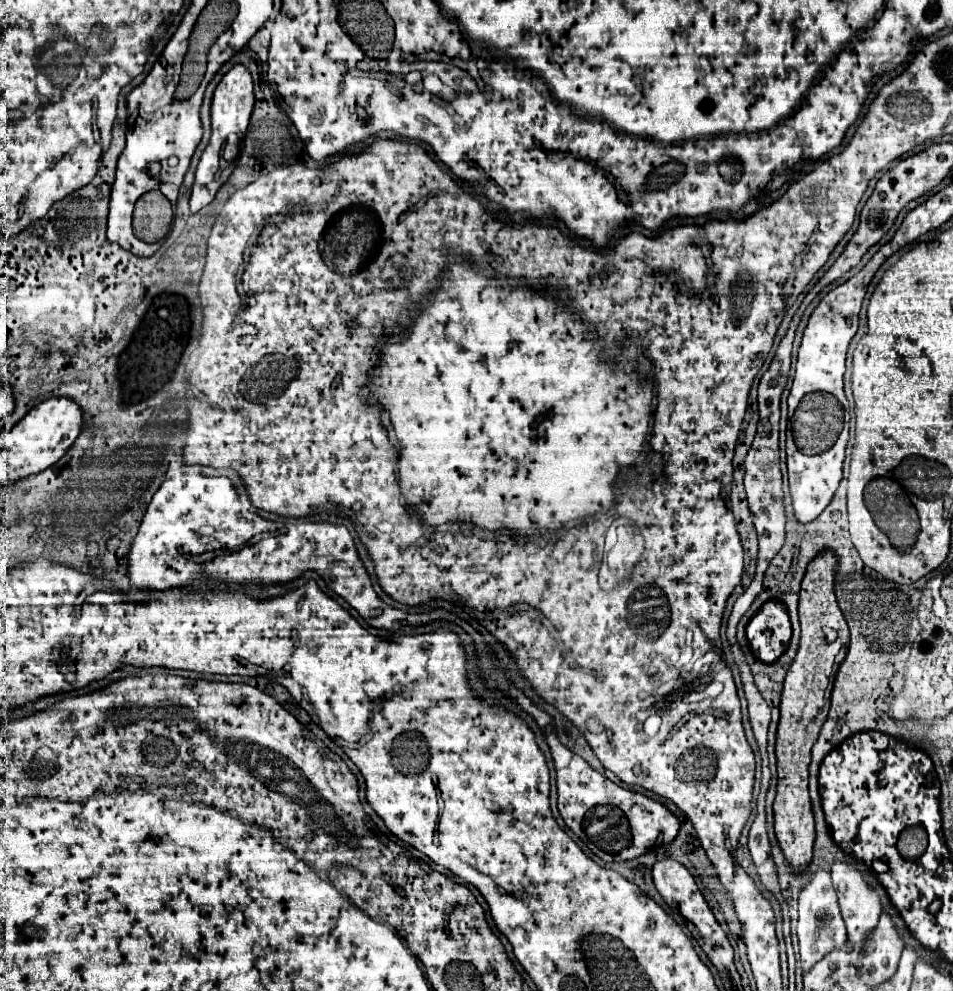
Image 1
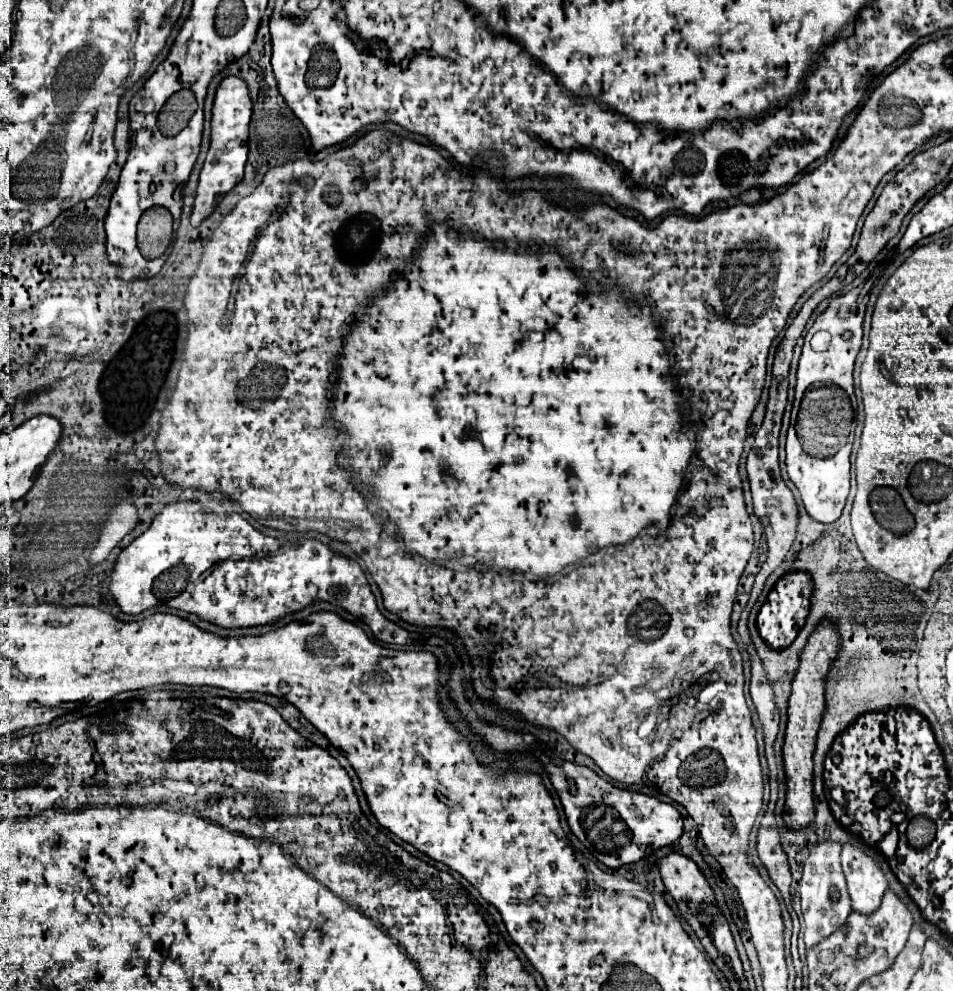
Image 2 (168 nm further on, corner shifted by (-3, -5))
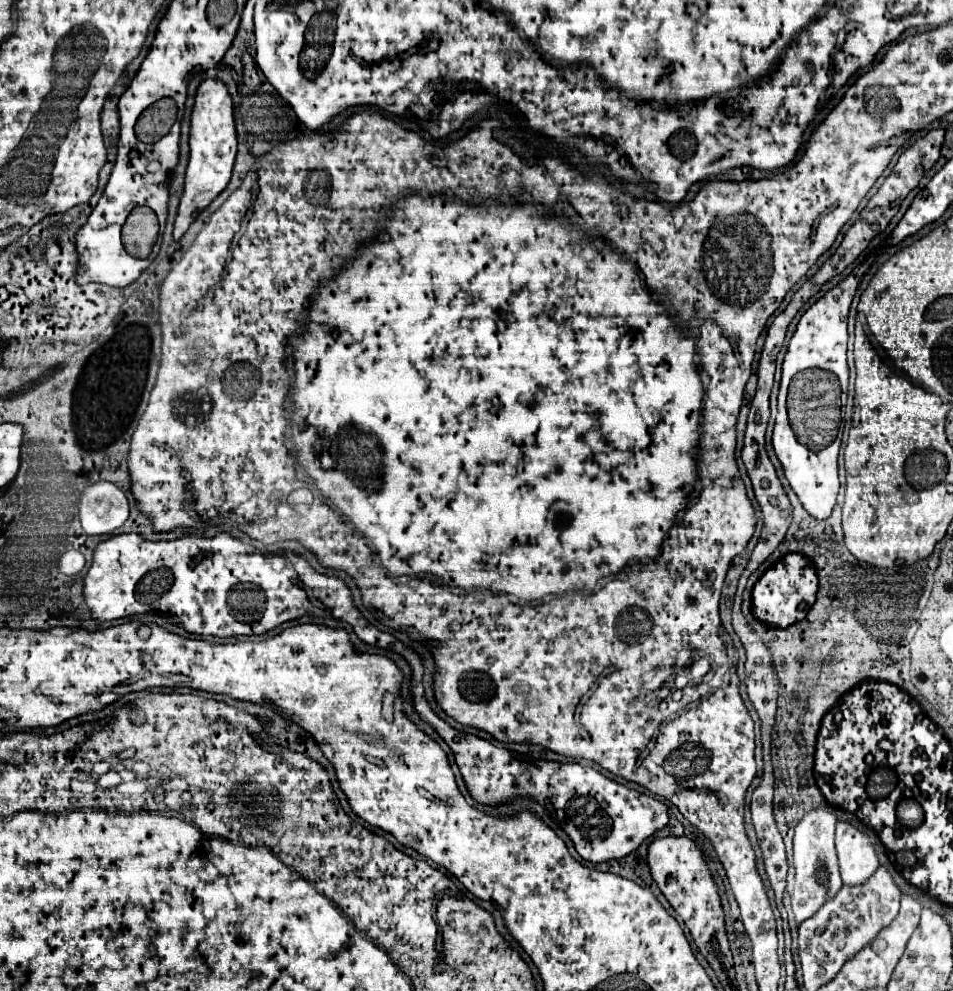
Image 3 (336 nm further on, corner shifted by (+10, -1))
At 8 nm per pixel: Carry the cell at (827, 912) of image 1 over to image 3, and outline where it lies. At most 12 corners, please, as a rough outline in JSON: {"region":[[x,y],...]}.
{"region":[[833,811],[807,813],[793,837],[791,907],[803,923],[843,887]]}

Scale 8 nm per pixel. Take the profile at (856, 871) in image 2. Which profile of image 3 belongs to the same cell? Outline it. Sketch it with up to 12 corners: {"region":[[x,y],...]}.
{"region":[[837,823],[843,885],[865,883],[879,869],[869,837]]}

